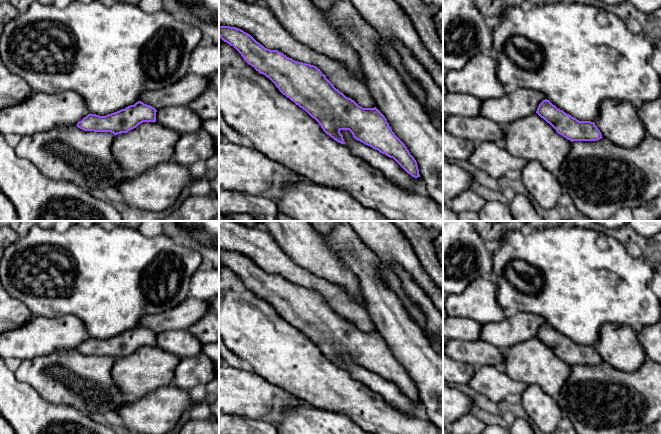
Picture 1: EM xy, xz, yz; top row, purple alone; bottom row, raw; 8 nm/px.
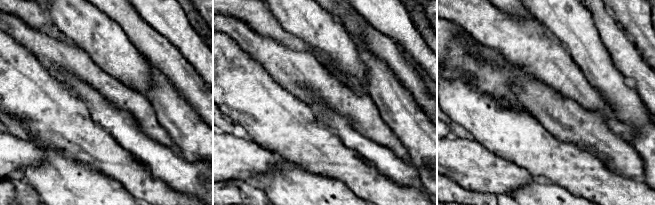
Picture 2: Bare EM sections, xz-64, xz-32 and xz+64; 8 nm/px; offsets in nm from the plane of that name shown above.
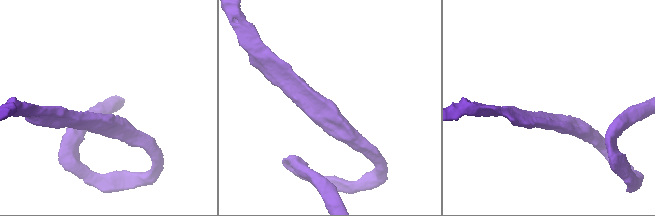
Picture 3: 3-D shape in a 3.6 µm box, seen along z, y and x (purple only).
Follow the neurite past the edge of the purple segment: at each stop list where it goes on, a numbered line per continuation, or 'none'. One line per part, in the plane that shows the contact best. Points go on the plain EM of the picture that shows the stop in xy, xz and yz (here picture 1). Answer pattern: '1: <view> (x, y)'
1: xz (257, 244)

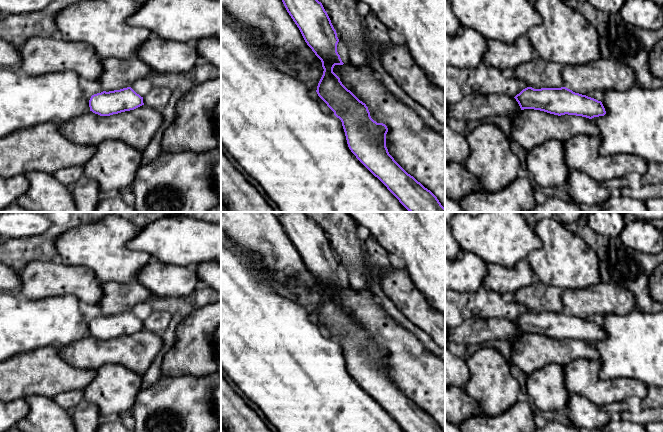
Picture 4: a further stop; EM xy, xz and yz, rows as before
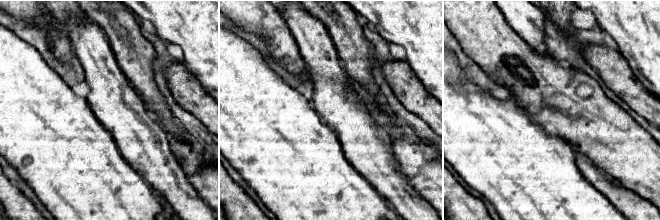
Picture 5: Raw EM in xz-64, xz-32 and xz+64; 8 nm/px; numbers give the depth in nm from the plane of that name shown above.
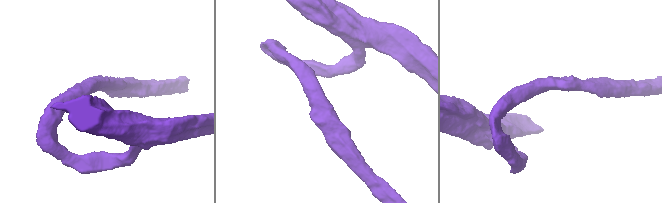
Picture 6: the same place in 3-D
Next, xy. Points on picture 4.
none

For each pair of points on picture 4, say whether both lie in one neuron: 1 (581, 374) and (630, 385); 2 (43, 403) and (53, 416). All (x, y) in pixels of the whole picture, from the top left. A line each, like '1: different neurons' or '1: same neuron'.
1: same neuron
2: same neuron

